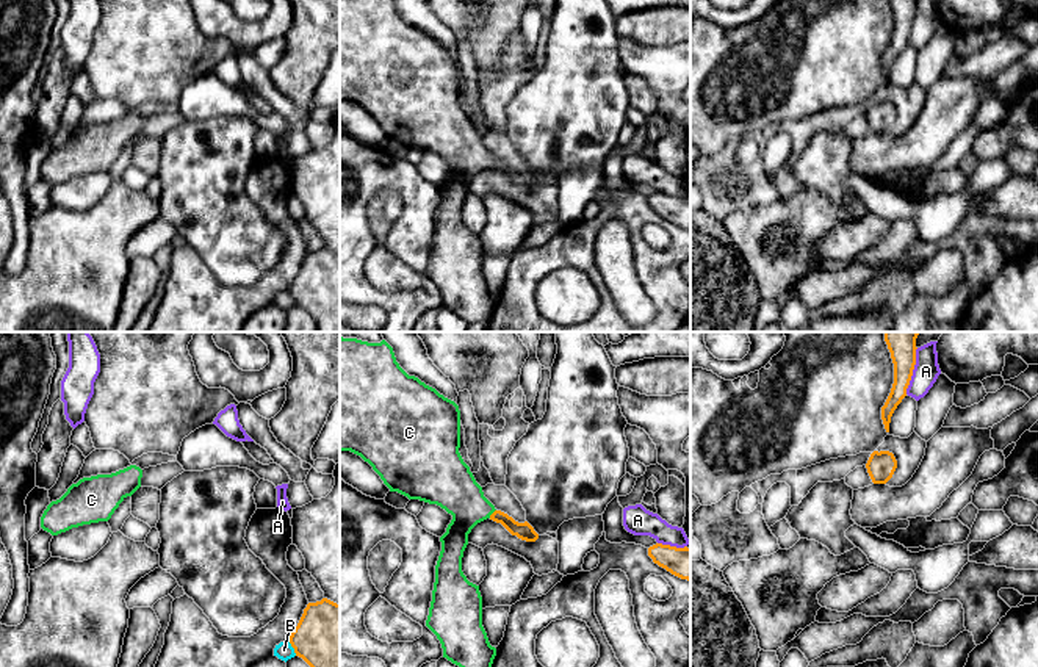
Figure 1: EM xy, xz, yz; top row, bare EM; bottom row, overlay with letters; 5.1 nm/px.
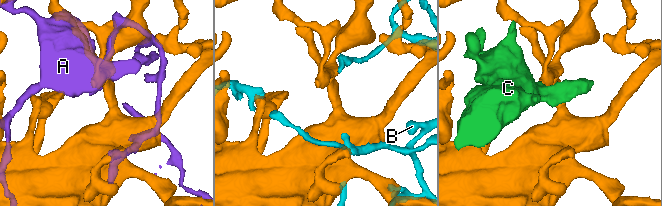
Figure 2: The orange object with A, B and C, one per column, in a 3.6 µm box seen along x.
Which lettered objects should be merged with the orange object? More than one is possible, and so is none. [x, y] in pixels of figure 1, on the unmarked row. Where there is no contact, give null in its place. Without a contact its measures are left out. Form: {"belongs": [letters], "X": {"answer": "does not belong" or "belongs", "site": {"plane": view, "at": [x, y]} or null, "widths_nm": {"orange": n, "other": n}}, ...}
{"belongs": ["C"], "A": {"answer": "does not belong", "site": {"plane": "yz", "at": [911, 22]}, "widths_nm": {"orange": 110, "other": 130}}, "B": {"answer": "does not belong", "site": {"plane": "xy", "at": [293, 296]}, "widths_nm": {"orange": 380, "other": 90}}, "C": {"answer": "belongs", "site": {"plane": "xz", "at": [492, 163]}, "widths_nm": {"orange": 90, "other": 240}}}

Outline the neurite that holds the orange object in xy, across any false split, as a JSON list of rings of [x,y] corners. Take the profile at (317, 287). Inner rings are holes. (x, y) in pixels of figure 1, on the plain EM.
[[[323,247],[308,252],[288,291],[316,323],[316,332],[340,332],[340,254]]]

